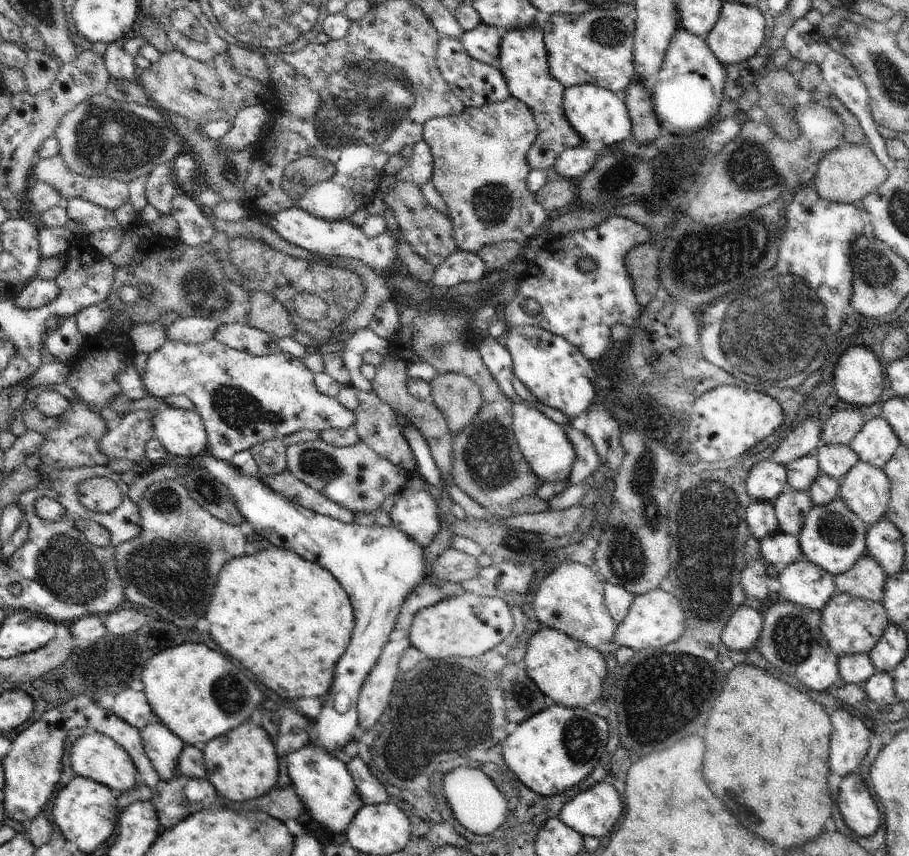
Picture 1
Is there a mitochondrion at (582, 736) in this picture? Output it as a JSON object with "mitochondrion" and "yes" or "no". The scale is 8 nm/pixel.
{"mitochondrion":"yes"}

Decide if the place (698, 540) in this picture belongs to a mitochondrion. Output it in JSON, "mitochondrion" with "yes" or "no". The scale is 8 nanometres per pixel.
{"mitochondrion":"yes"}

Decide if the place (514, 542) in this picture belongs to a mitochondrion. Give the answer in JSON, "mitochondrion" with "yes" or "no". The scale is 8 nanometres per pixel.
{"mitochondrion":"yes"}

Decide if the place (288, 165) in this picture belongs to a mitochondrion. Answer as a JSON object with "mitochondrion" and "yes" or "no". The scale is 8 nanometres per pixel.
{"mitochondrion":"no"}

